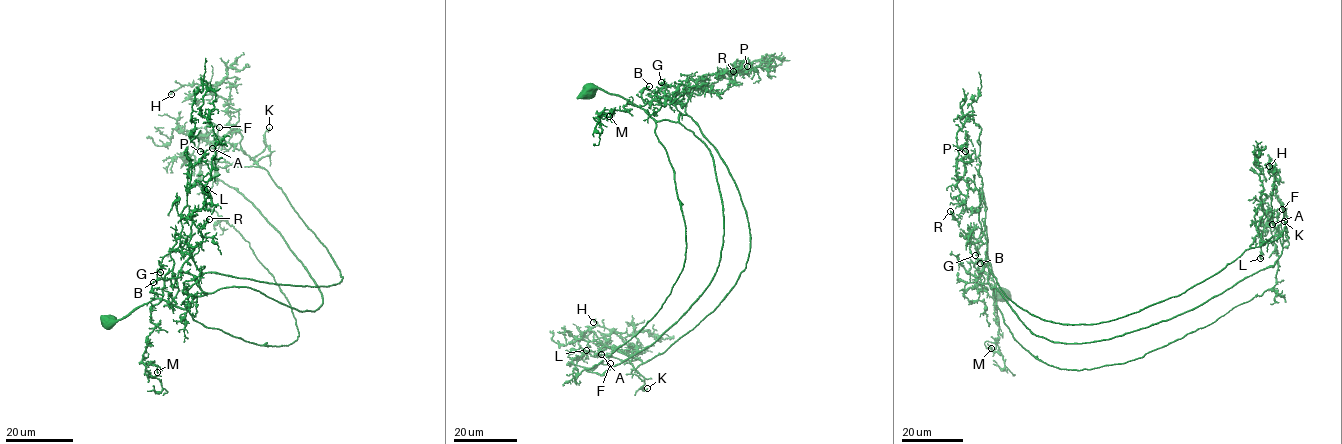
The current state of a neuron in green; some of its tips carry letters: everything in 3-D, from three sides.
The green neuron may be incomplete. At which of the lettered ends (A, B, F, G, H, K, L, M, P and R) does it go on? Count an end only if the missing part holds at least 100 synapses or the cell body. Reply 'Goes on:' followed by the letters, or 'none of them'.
Goes on: F

